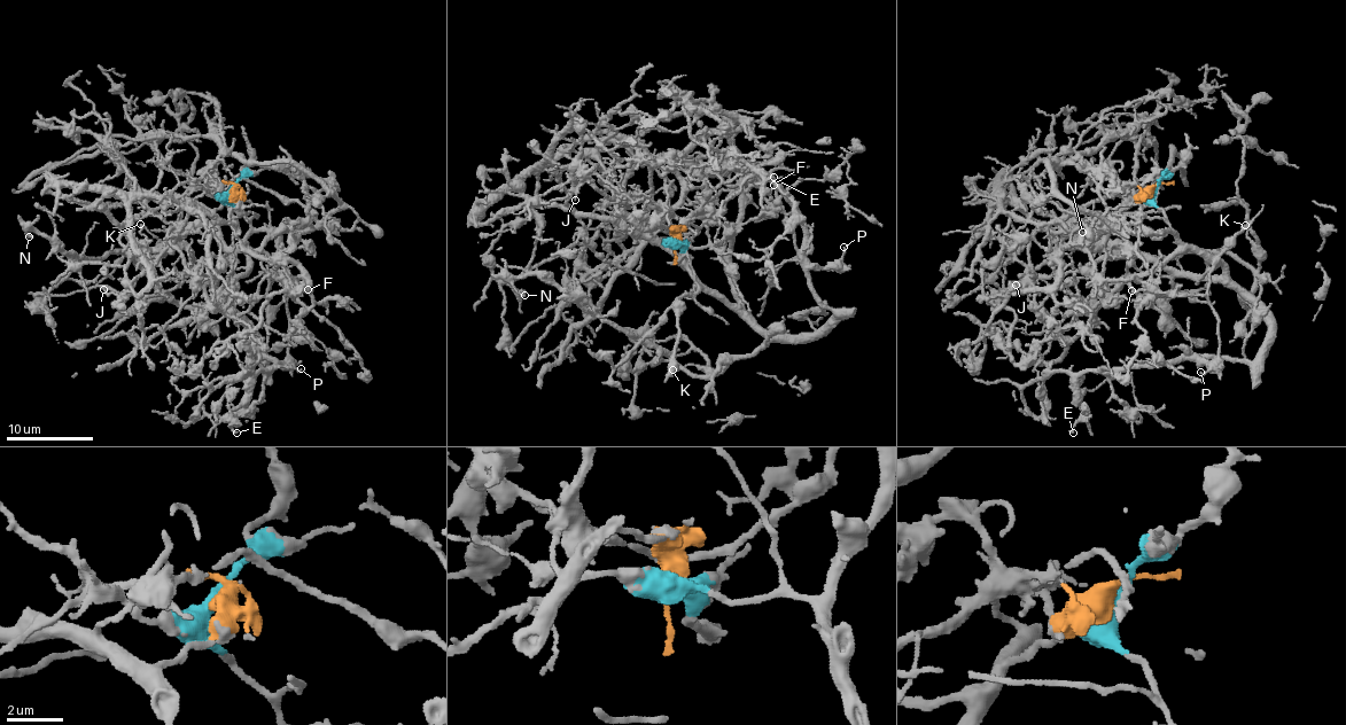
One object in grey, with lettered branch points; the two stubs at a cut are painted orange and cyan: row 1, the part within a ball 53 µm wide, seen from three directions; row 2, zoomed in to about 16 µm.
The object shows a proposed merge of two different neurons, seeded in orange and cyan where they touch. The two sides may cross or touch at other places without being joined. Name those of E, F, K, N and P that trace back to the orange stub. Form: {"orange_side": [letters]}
{"orange_side": []}

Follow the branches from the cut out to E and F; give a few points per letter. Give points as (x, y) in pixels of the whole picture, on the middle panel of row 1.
E: (675, 243), (720, 250), (763, 329), (826, 327), (804, 224), (759, 171), (761, 187), (773, 177)
F: (675, 243), (720, 250), (763, 329), (826, 327), (834, 312), (808, 272), (833, 269), (798, 255), (773, 184)

